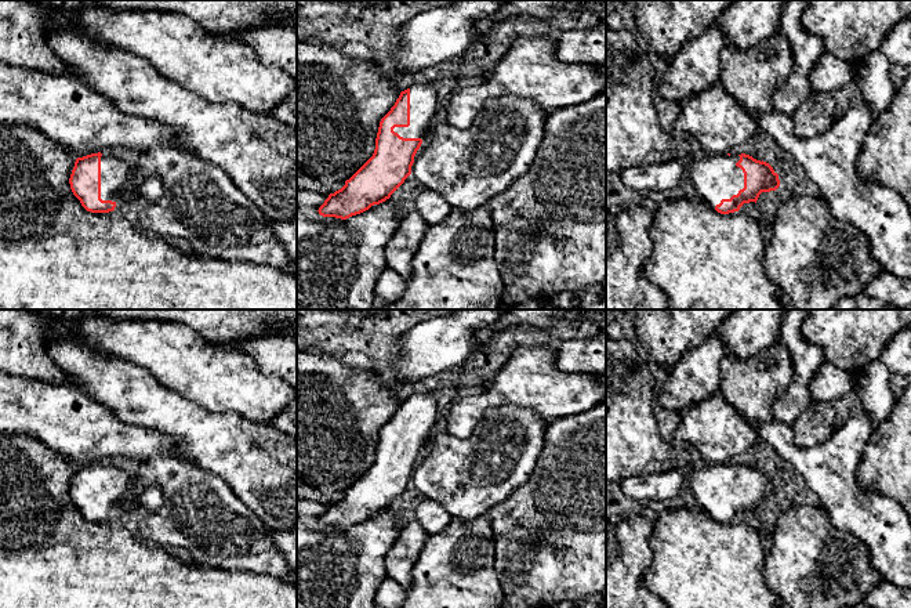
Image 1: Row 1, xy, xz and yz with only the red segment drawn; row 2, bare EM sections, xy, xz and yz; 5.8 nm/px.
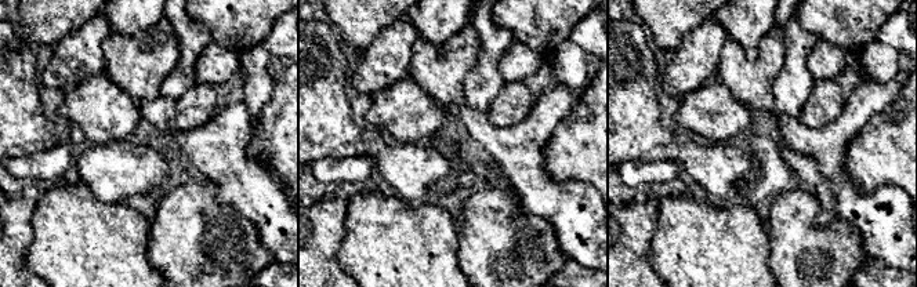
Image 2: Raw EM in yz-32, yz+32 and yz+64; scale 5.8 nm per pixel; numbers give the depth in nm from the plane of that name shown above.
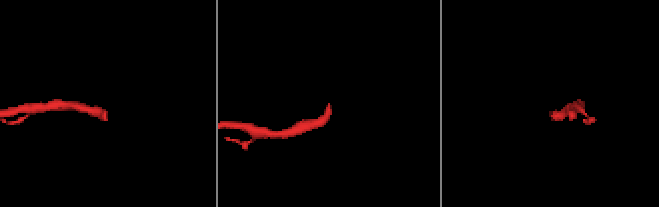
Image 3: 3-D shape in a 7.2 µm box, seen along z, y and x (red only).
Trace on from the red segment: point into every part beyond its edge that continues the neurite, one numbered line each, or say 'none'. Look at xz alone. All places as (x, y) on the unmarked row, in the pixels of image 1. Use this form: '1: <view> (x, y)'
1: xz (424, 413)

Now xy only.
1: xy (115, 482)

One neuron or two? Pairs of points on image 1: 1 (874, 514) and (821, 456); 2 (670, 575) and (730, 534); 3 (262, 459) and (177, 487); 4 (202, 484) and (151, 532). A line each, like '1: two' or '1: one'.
1: one
2: one
3: two
4: one

